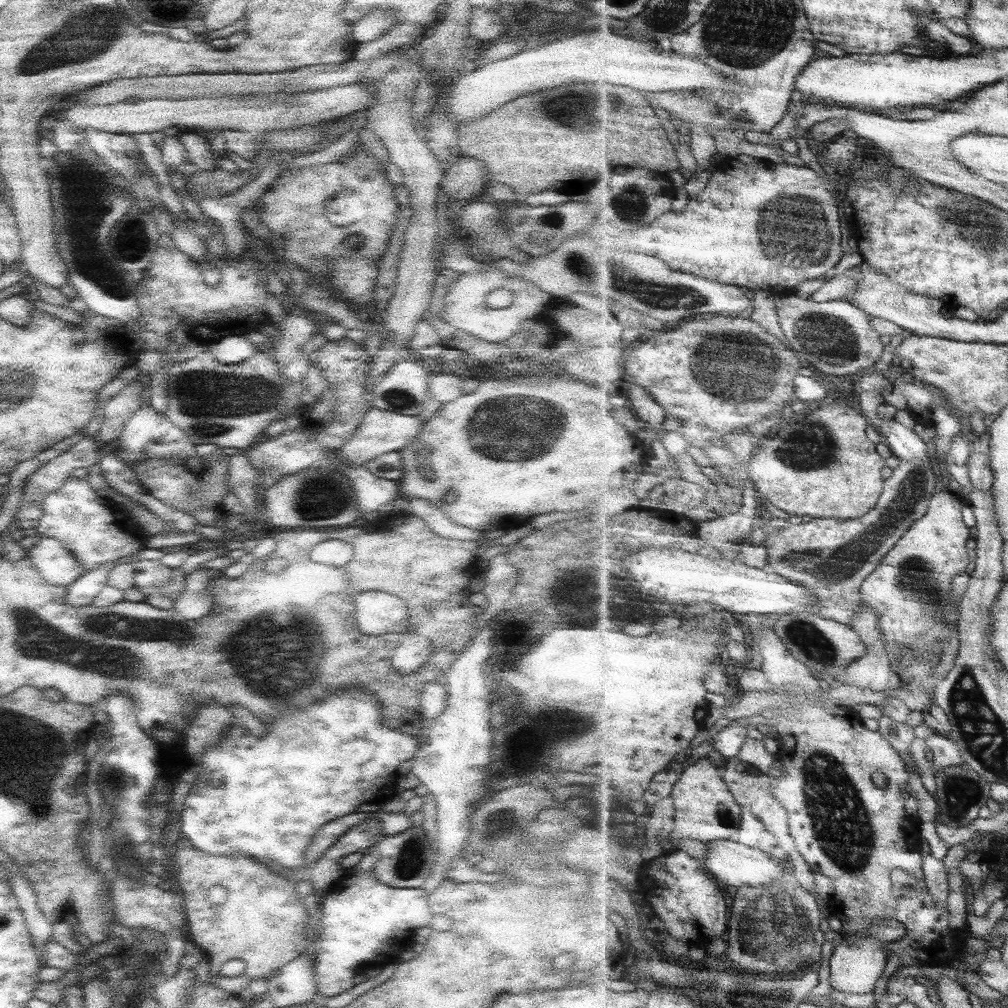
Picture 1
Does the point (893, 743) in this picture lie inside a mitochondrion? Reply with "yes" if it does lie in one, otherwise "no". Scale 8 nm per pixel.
no

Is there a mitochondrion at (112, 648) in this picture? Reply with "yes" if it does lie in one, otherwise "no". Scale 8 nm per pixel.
yes

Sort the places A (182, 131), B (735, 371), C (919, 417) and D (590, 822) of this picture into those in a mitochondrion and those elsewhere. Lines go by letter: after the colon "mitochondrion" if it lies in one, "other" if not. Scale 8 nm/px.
A: other
B: mitochondrion
C: other
D: other

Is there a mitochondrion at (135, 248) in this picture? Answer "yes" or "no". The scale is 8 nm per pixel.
yes

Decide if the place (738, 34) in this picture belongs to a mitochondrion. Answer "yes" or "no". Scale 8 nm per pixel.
yes

